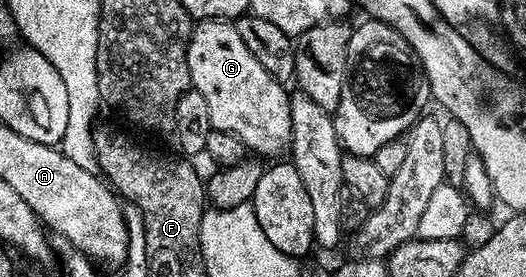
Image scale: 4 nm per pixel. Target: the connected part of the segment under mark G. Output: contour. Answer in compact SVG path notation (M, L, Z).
M223 19L197 22L188 42L188 68L192 87L202 93L210 109L212 130L234 133L249 152L260 157L280 157L283 151L285 154L291 148L289 92L284 92L285 84L270 77L270 73L262 69L258 57L246 49L242 37L238 37L235 22Z

